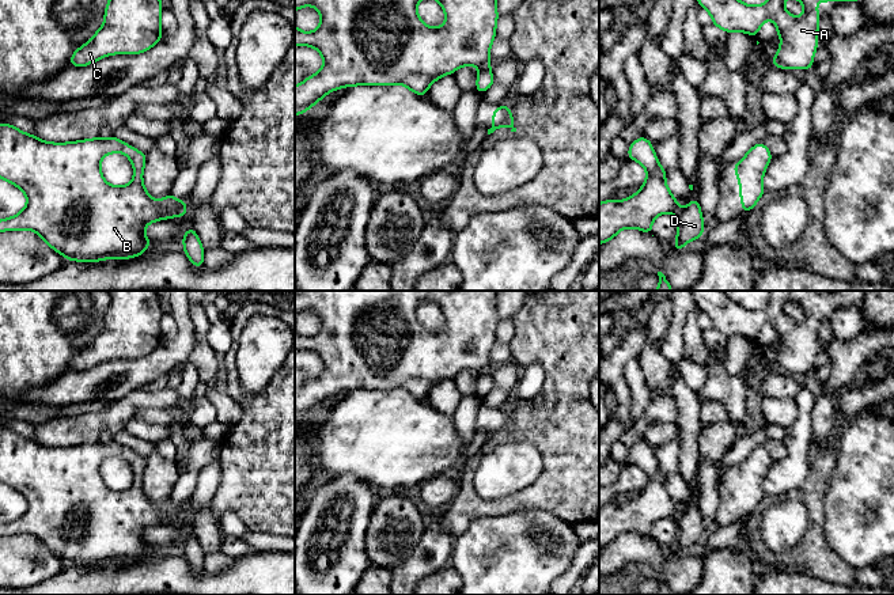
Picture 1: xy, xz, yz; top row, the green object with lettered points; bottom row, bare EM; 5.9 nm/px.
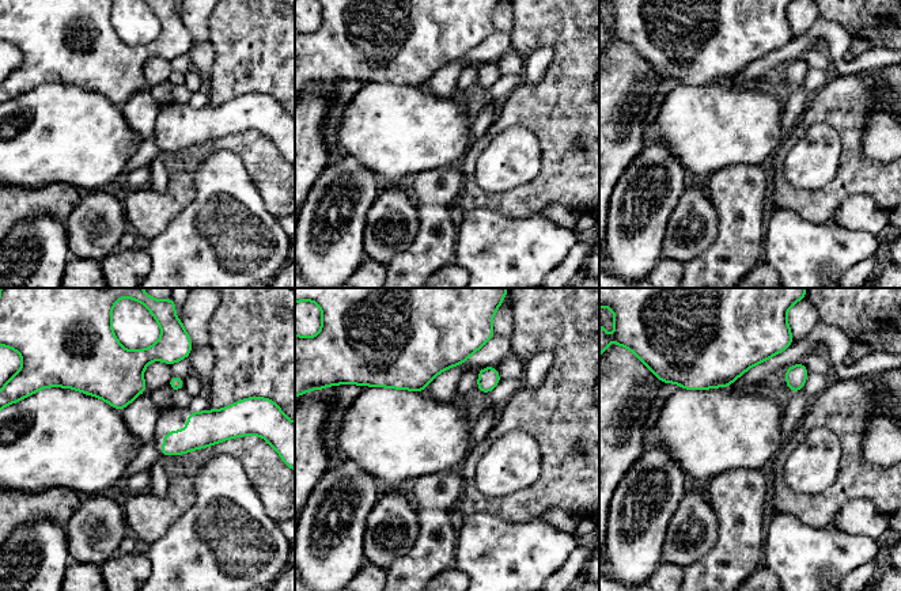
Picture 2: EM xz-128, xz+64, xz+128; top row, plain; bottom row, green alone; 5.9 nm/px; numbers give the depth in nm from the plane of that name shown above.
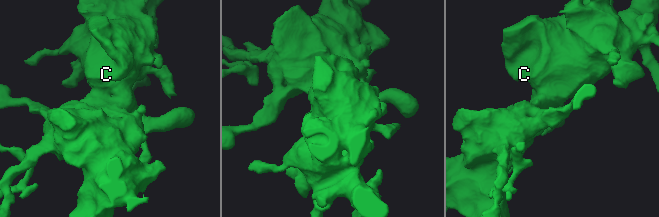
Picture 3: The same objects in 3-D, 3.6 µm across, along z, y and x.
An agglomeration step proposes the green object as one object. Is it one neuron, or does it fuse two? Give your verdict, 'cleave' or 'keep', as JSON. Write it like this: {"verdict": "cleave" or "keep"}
{"verdict": "cleave"}

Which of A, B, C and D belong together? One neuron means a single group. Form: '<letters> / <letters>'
A B C / D

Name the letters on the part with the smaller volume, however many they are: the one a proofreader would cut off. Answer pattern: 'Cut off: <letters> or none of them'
Cut off: D

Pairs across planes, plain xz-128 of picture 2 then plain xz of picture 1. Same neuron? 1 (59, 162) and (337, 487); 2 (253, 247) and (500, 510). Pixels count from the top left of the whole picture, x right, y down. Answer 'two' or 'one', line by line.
1: two
2: two

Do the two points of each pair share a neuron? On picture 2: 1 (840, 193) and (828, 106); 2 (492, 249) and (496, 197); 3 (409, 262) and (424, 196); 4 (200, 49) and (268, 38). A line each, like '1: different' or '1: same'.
1: same
2: different
3: same
4: different

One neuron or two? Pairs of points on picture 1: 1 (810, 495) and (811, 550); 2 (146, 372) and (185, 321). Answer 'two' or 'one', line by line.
1: one
2: one

